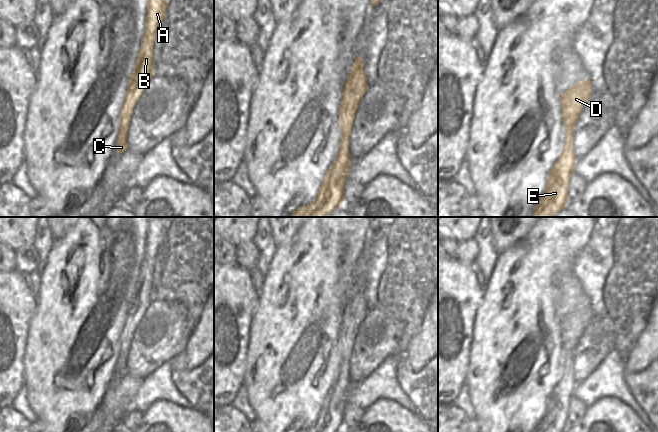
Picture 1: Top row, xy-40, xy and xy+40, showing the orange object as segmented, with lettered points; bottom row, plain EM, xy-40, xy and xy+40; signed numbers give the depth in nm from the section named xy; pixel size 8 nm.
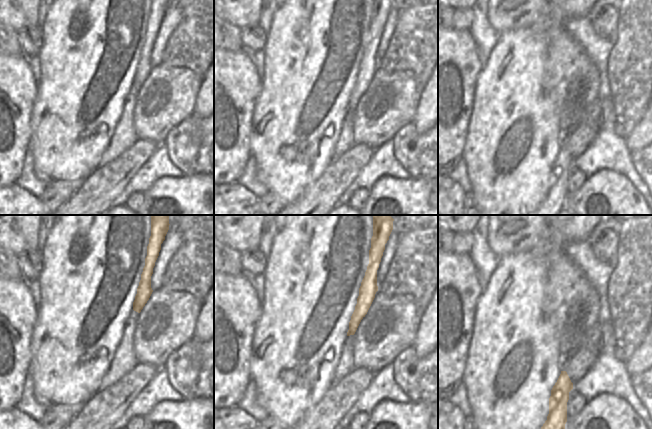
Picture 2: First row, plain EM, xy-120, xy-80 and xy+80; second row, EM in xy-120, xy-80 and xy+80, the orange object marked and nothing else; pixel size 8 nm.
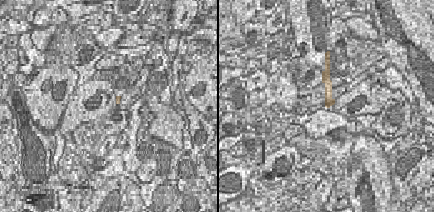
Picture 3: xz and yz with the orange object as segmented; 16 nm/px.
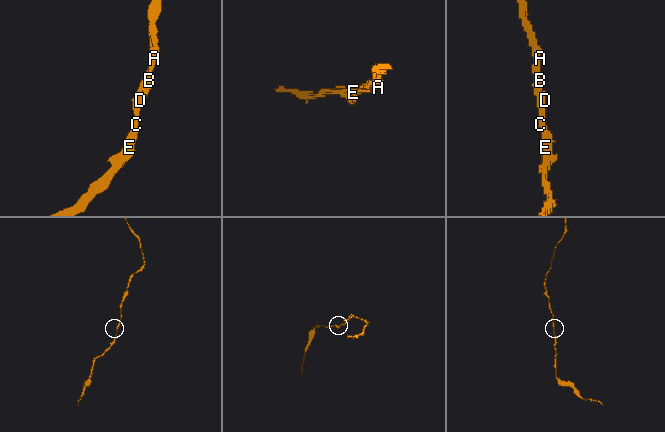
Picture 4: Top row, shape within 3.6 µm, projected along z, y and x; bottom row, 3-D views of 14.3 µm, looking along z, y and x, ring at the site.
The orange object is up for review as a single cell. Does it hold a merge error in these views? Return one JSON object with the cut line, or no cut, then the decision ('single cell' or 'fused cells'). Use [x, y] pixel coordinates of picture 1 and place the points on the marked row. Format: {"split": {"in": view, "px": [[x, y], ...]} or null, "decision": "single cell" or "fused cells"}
{"split": null, "decision": "single cell"}

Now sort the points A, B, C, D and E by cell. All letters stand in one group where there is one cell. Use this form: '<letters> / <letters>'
A B C D E

